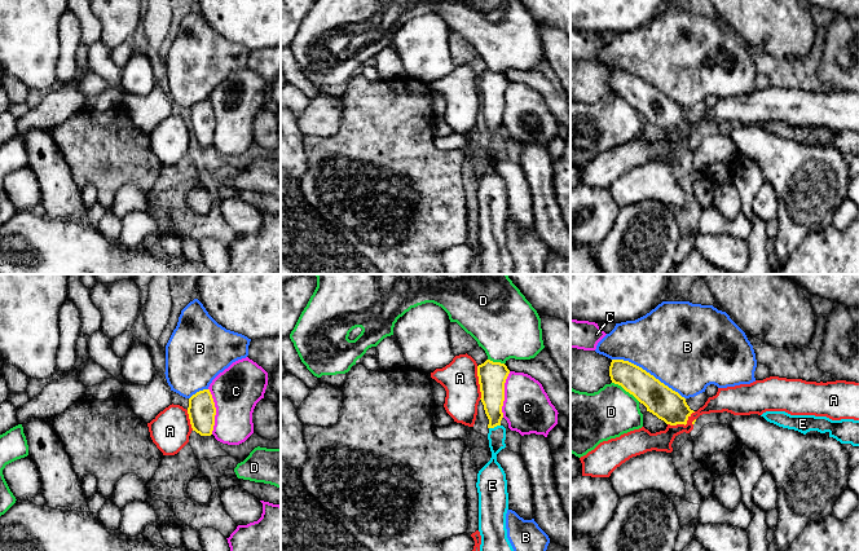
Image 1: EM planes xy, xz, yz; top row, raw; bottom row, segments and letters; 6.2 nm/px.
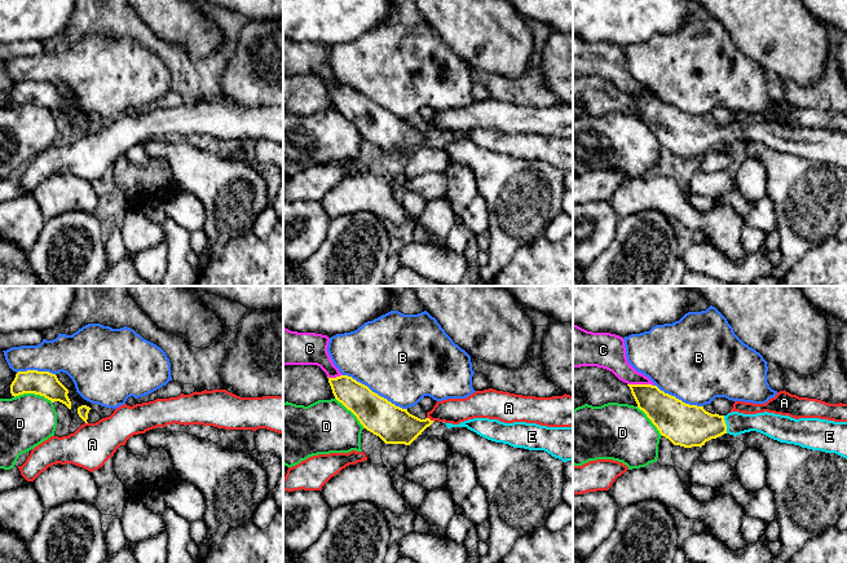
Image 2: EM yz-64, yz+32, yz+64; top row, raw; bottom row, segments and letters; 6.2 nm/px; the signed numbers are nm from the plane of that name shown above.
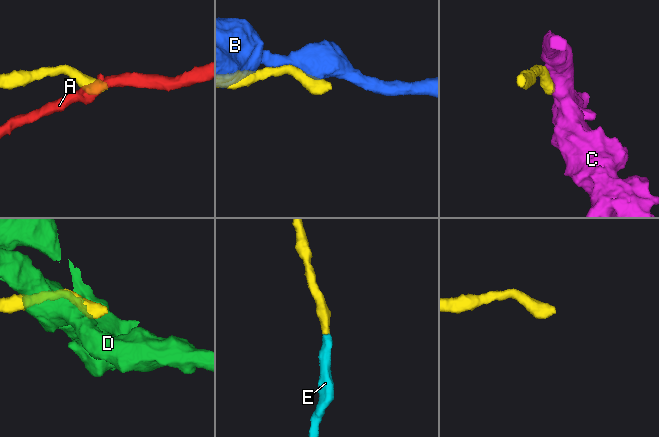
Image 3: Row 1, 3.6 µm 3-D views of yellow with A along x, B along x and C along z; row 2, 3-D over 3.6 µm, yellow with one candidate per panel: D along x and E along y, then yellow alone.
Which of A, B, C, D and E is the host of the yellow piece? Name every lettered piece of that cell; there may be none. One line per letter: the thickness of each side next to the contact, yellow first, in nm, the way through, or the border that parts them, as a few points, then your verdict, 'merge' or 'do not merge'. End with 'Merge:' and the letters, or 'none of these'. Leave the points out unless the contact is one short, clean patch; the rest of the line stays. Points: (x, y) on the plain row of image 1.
A: 200/130 nm | along yz (695, 122), (685, 135), (668, 135) | do not merge
B: 200/500 nm | do not merge
C: 180/300 nm | do not merge
D: 200/320 nm | do not merge
E: 160/110 nm | merge
Merge: E

